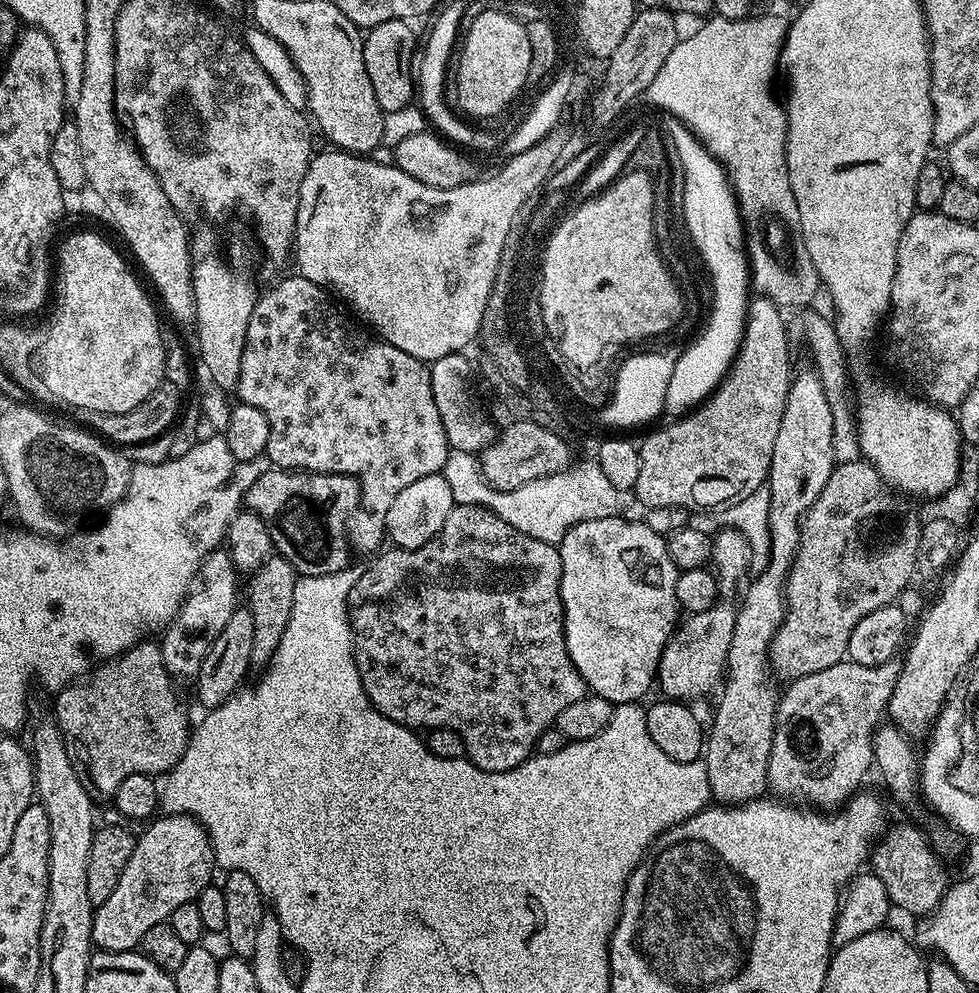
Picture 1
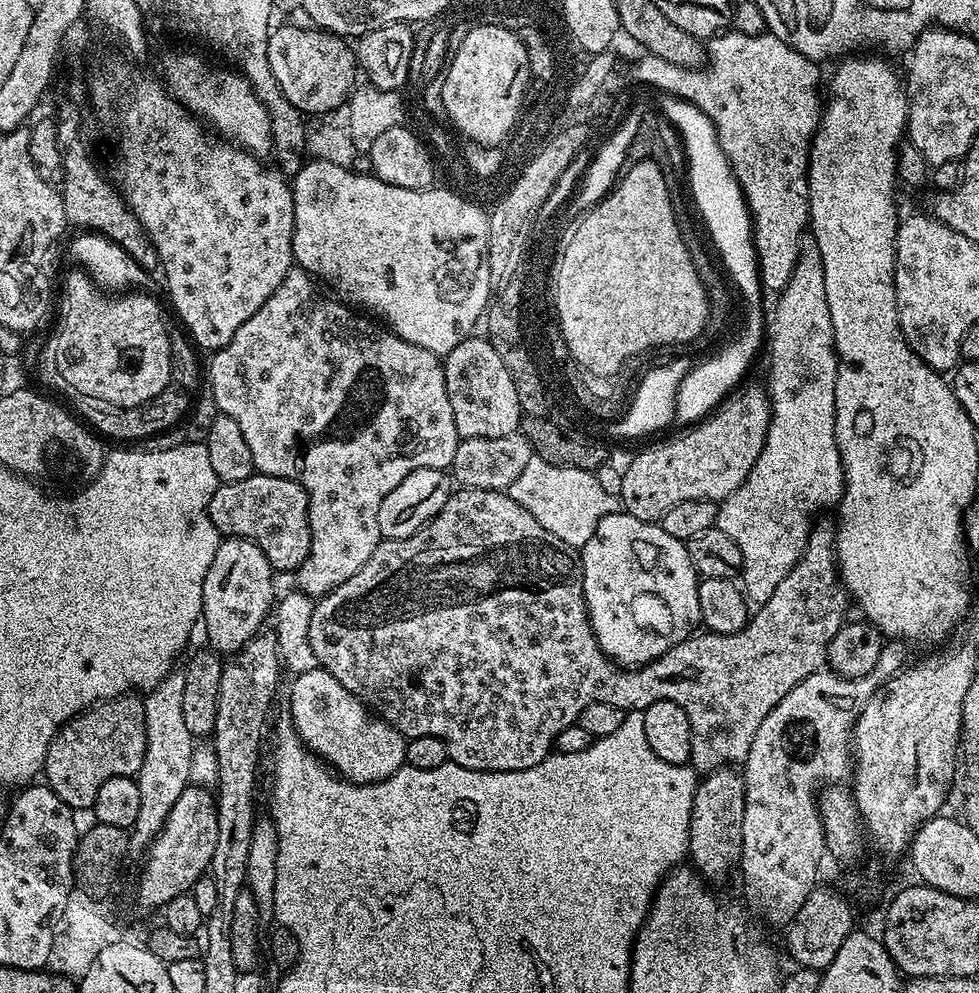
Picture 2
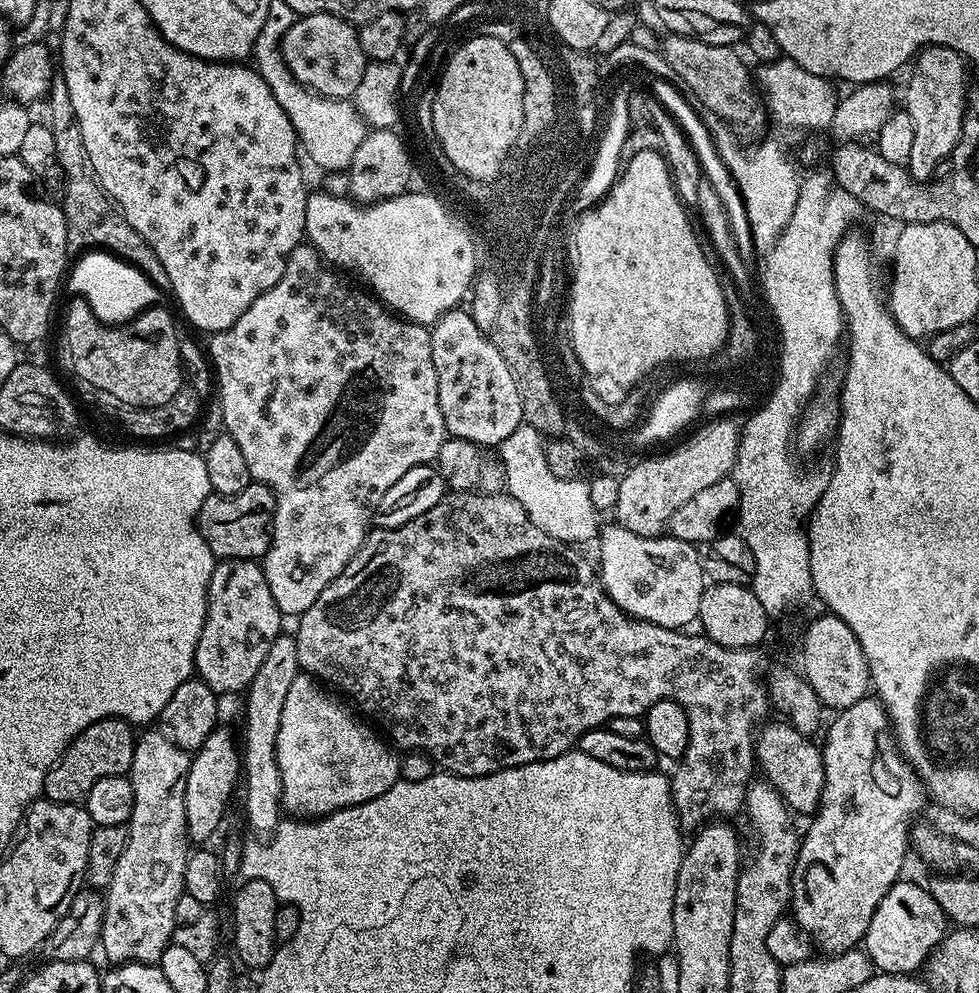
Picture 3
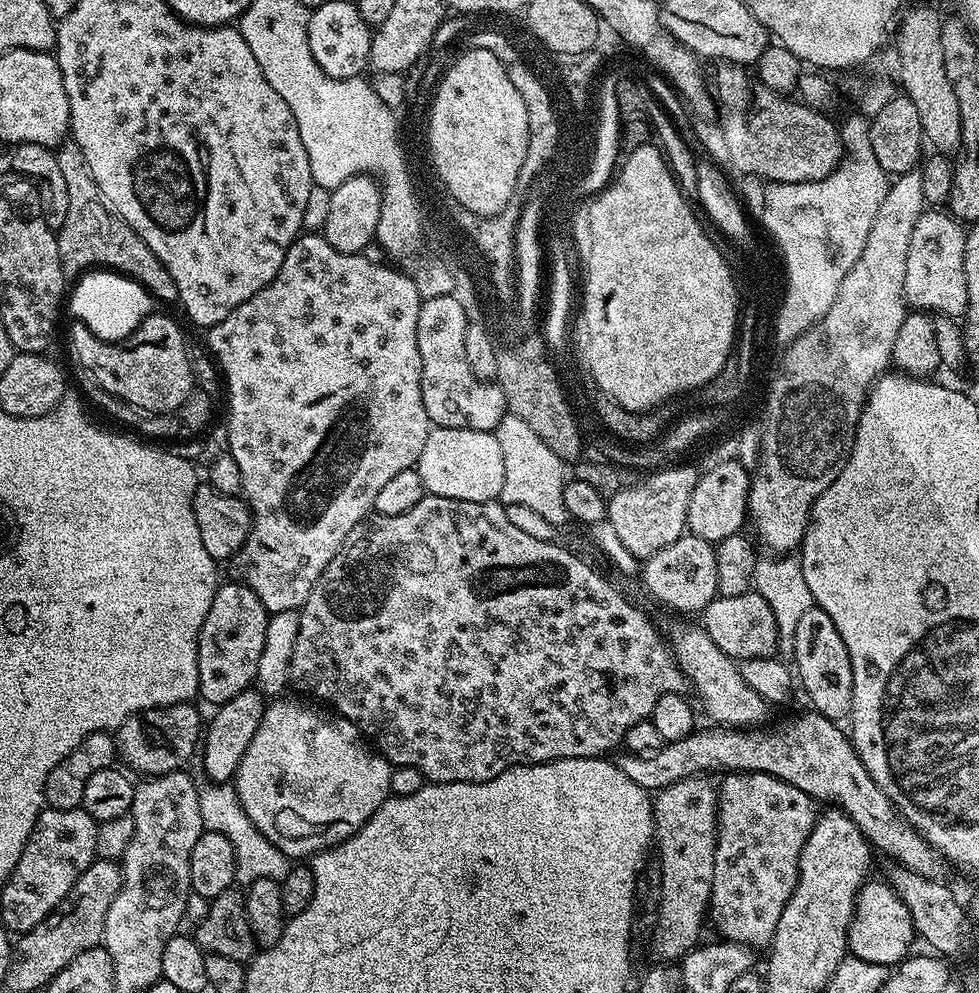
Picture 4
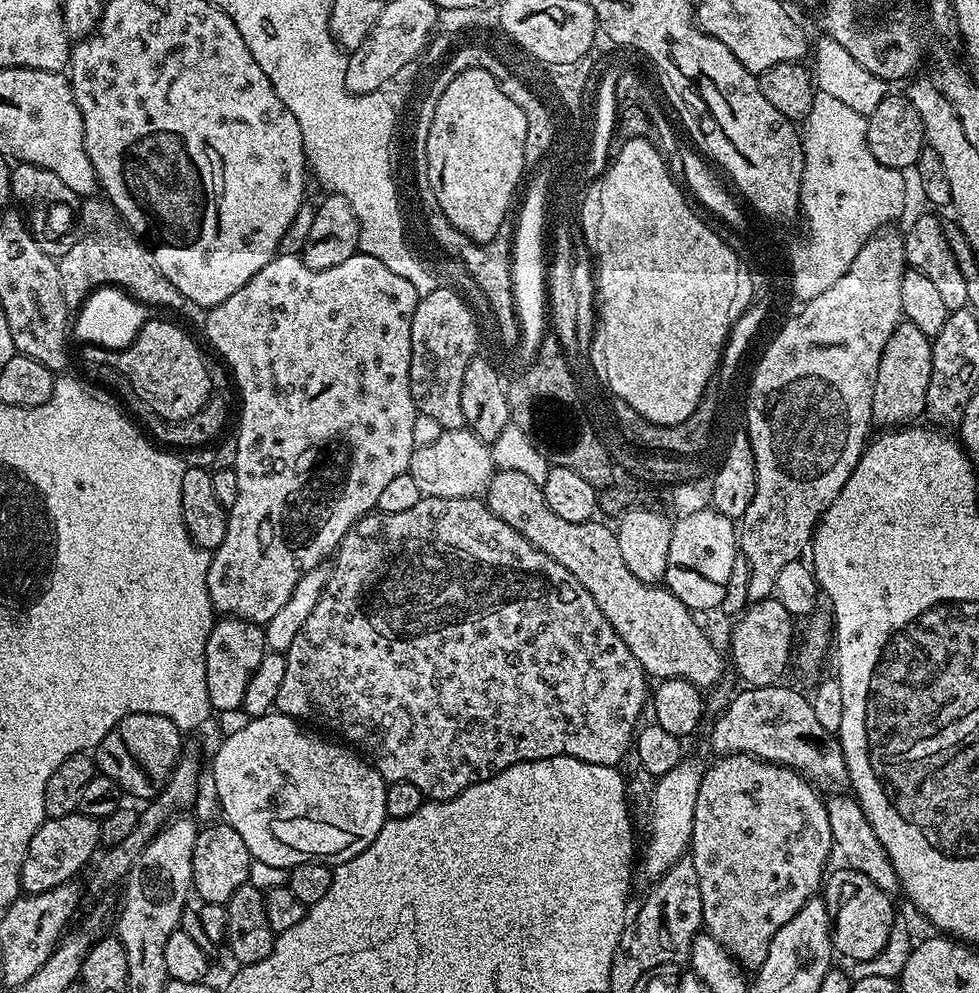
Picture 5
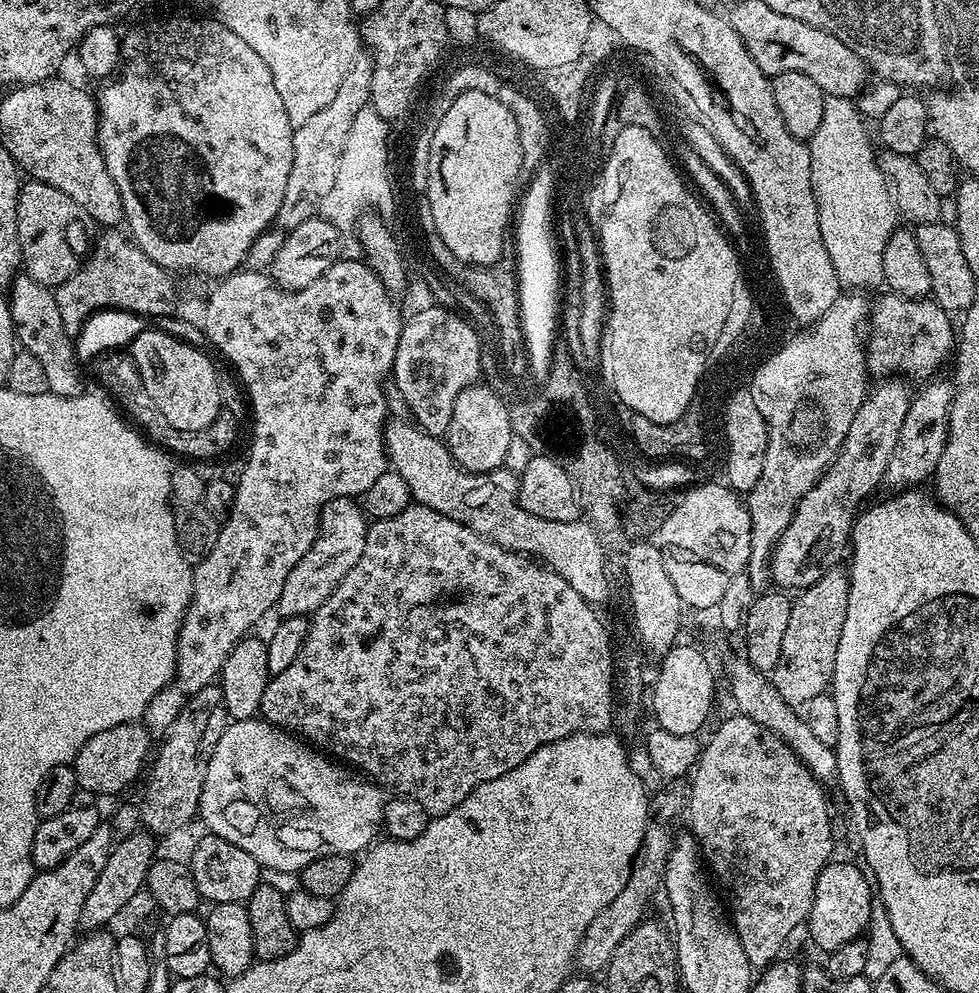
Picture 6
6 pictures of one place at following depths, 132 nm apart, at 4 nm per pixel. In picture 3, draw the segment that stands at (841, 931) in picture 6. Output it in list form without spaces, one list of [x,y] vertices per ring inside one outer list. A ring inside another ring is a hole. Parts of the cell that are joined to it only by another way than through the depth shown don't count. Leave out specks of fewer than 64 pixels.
[[[901,878],[890,890],[886,898],[878,902],[874,918],[862,941],[862,948],[872,961],[873,969],[880,972],[897,974],[916,974],[927,965],[928,957],[940,947],[945,935],[946,917],[942,906],[934,902],[923,883],[915,884],[912,880]]]

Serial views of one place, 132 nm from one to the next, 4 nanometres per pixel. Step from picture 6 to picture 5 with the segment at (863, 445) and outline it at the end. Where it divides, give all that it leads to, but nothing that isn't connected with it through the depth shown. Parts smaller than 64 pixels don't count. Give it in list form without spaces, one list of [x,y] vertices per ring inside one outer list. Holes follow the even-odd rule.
[[[907,322],[897,324],[894,334],[884,347],[882,362],[878,362],[878,378],[874,378],[874,402],[872,419],[880,426],[904,426],[915,416],[926,412],[926,390],[930,390],[930,366],[932,342],[918,326]]]

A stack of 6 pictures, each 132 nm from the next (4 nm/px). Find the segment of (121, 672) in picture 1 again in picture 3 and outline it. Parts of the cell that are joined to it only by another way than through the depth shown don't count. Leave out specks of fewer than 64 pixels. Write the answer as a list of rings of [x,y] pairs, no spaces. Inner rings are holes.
[[[99,720],[86,726],[86,730],[69,742],[59,762],[46,774],[43,795],[54,802],[83,804],[90,794],[90,786],[94,786],[98,778],[128,776],[131,773],[136,741],[133,725],[126,720]]]

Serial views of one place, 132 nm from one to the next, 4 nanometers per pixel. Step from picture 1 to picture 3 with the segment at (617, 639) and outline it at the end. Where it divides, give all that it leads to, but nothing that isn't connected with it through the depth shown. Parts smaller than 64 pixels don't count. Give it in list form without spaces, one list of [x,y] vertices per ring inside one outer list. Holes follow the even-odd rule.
[[[619,526],[611,527],[612,528],[605,527],[598,536],[598,545],[600,544],[600,564],[598,560],[598,575],[601,584],[604,585],[604,589],[606,590],[608,597],[610,597],[613,602],[617,604],[617,606],[621,608],[625,614],[627,614],[627,616],[632,616],[635,620],[645,620],[646,622],[657,624],[663,628],[675,628],[677,630],[687,629],[689,627],[687,624],[690,623],[691,620],[693,623],[693,621],[699,617],[702,594],[704,593],[704,589],[706,587],[706,577],[704,571],[702,570],[702,566],[700,565],[700,553],[697,545],[687,544],[681,540],[676,540],[671,536],[671,534],[639,536],[638,534],[634,534],[630,530],[626,530],[625,528],[621,528]]]

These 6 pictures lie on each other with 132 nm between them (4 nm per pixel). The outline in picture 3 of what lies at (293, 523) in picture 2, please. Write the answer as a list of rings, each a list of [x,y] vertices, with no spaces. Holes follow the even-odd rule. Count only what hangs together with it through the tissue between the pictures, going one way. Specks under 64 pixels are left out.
[[[250,483],[246,490],[238,490],[233,496],[209,494],[202,502],[196,516],[196,527],[200,529],[206,546],[220,560],[259,561],[266,554],[272,541],[272,515],[276,509],[274,494],[265,484]]]

